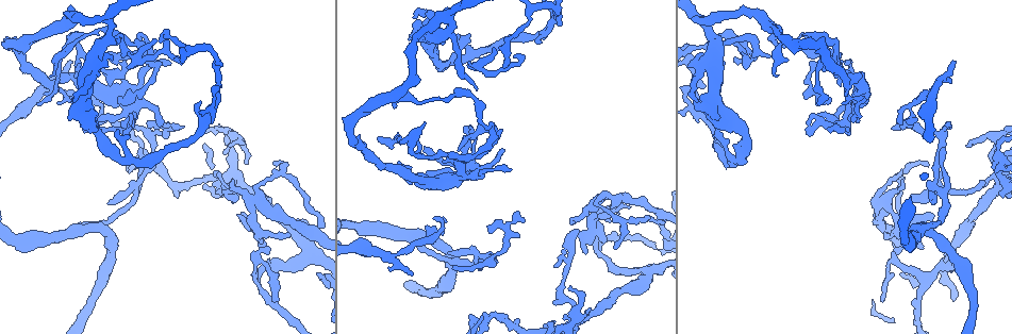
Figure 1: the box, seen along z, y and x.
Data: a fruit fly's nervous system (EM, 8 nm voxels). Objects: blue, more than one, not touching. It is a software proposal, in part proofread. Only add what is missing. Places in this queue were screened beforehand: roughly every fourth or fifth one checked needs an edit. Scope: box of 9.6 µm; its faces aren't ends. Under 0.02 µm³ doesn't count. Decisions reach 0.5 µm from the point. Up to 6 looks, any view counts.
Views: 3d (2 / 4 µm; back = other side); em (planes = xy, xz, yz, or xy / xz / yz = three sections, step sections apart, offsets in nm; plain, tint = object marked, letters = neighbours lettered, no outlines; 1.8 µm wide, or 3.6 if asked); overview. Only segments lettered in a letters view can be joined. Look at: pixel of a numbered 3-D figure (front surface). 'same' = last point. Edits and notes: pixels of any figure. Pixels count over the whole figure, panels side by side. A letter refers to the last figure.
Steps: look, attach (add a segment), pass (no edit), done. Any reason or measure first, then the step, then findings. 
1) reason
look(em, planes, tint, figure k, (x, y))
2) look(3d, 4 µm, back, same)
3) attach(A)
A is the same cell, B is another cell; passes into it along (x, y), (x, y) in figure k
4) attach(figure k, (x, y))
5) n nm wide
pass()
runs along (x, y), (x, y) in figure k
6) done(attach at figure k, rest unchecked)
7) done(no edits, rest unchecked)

an open end
look(3d, 4 µm, figure 1, (933, 201))

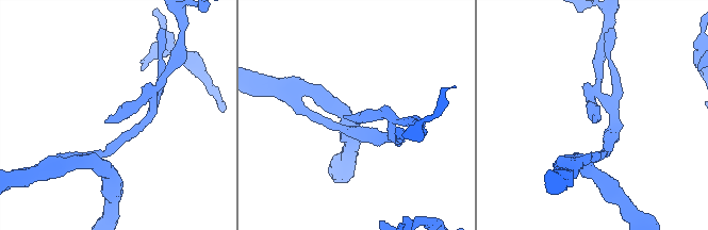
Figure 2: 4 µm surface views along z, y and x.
shape alone is not enough
look(em, planes, tint, figure 2, (106, 122))

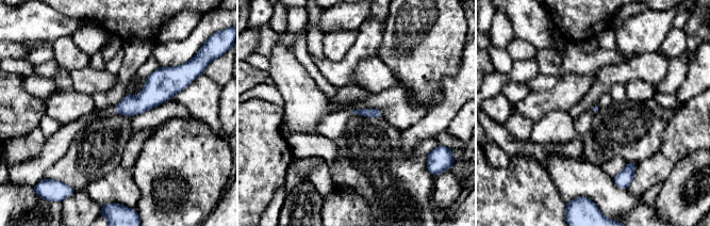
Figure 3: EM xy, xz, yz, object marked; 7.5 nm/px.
what lies round it
look(em, planes, letters, same)

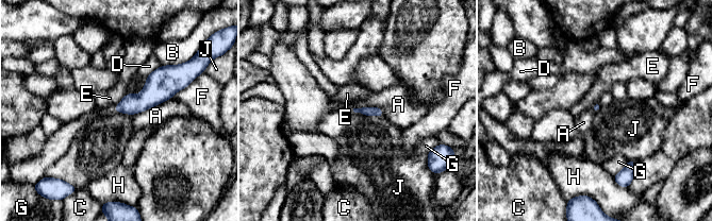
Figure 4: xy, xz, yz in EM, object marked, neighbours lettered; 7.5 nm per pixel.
pass()
A, B, C, D, E, F, G, H and J are other cells; border along (354, 112), (382, 117) in figure 4; no lettered segment goes on from it

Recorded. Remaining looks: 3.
sharp bend
look(em, xz, step 4, letters, figure 1, (387, 166))

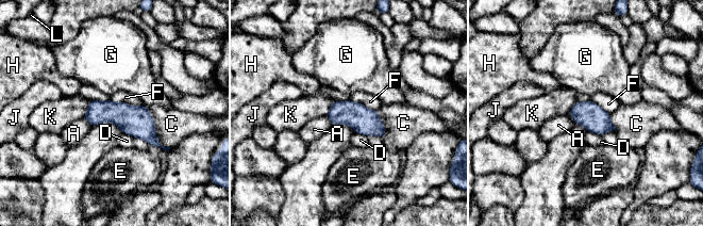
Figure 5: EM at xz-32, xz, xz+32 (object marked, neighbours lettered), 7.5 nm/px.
pass()
A, C, D, E, F, G, H, J, K and L are other cells; border along (110, 99), (132, 106), (141, 105) in figure 5; no lettered segment goes on from it

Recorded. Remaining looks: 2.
free end
look(3d, 2 µm, figure 1, (318, 227))

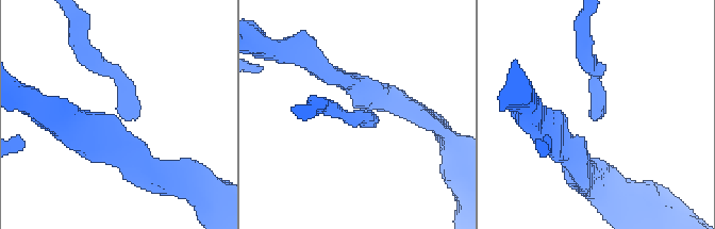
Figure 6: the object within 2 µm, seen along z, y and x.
now the EM
look(em, 3.6 µm, planes, letters, figure 6, (125, 118))

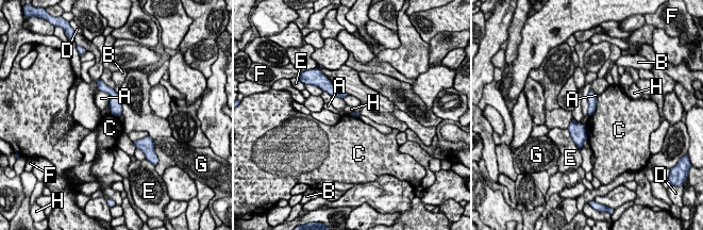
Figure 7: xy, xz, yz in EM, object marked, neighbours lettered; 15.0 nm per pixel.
70 nm wide
pass()
A, B, C, D, E, F, G and H are other cells; border along (597, 99), (595, 111), (589, 116) in figure 7; no lettered segment goes on from it

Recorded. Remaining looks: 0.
done(no edits, rest unchecked)

